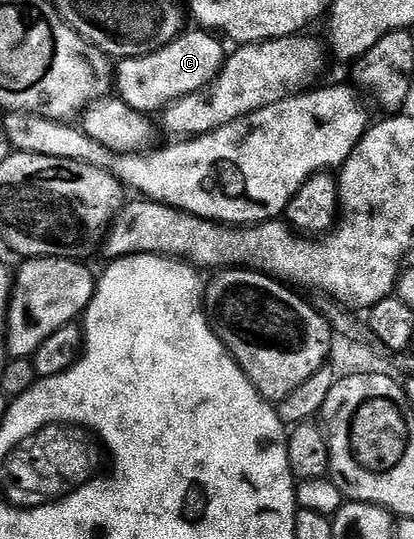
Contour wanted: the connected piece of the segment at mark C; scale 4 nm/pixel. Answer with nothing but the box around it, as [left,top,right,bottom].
[117,31,224,115]

